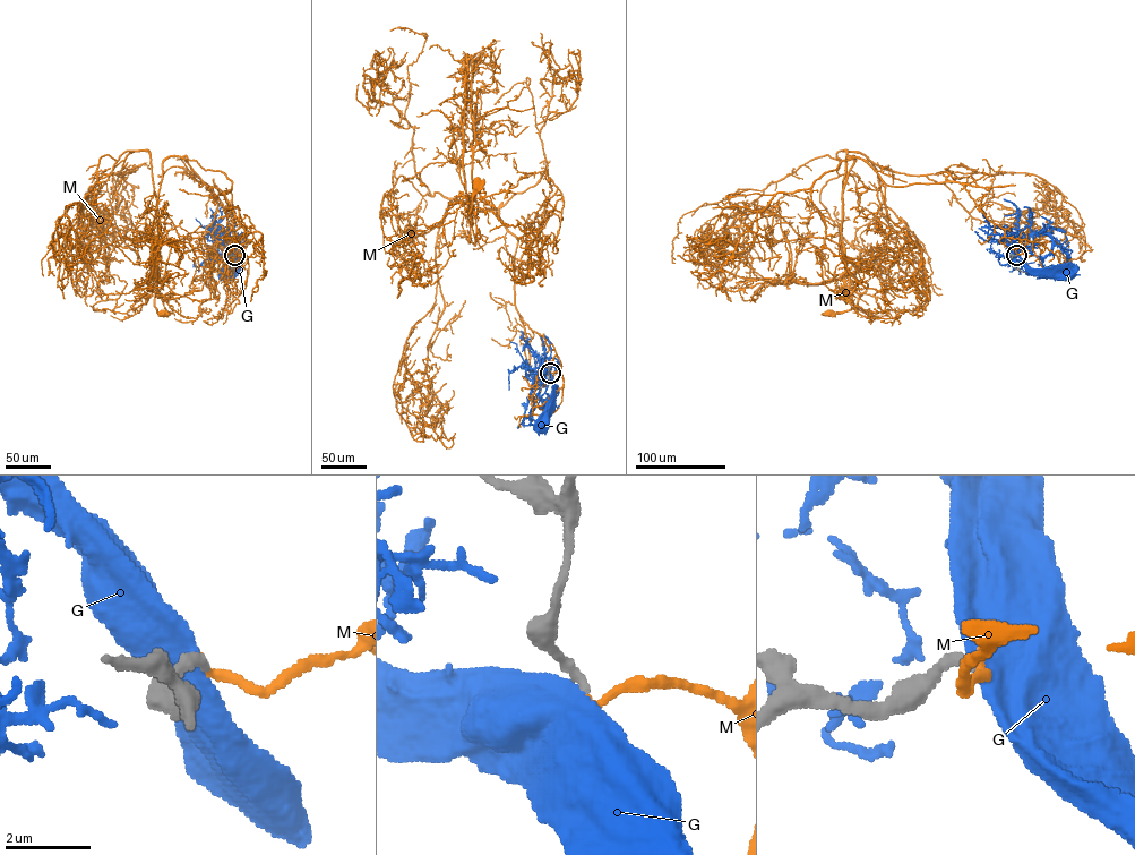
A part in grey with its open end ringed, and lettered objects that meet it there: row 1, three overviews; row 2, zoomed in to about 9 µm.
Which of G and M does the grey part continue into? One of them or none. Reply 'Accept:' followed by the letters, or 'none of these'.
Accept: M

